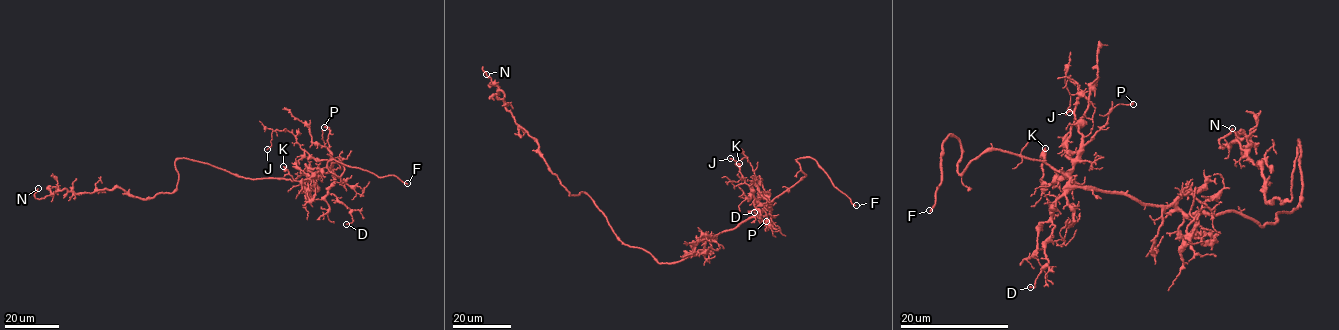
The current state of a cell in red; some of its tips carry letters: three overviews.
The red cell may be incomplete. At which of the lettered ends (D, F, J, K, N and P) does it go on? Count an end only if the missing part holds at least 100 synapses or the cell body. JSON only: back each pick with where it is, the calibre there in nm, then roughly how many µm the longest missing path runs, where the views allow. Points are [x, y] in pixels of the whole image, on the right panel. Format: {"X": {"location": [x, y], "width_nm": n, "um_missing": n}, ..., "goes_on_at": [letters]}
{"F": {"location": [929, 210], "width_nm": 200, "um_missing": 6}, "goes_on_at": ["F"]}

